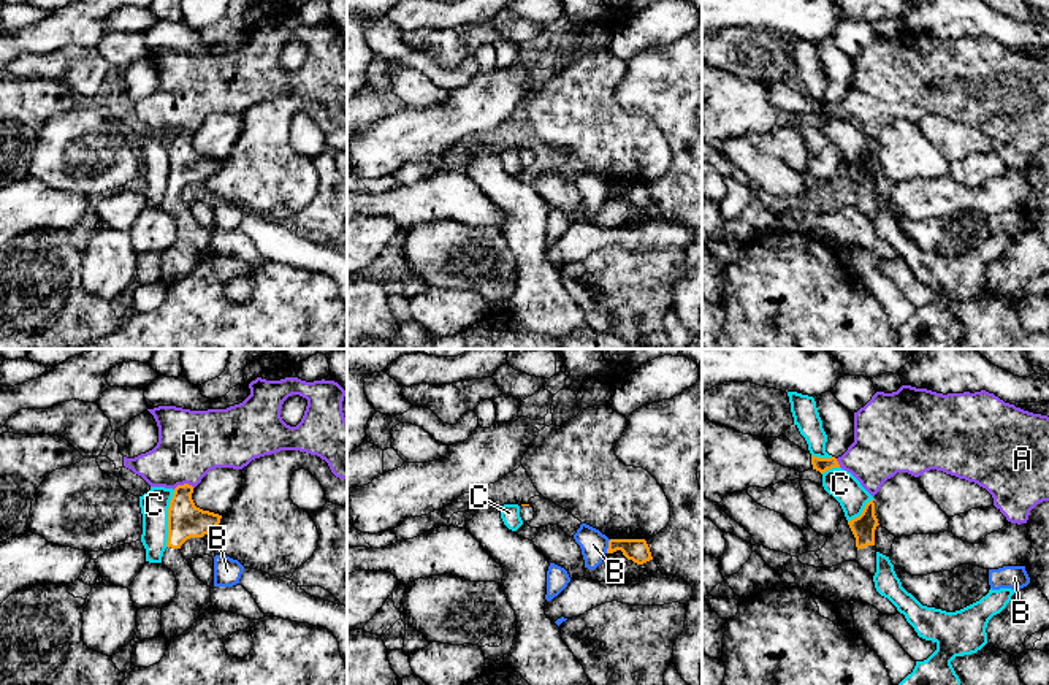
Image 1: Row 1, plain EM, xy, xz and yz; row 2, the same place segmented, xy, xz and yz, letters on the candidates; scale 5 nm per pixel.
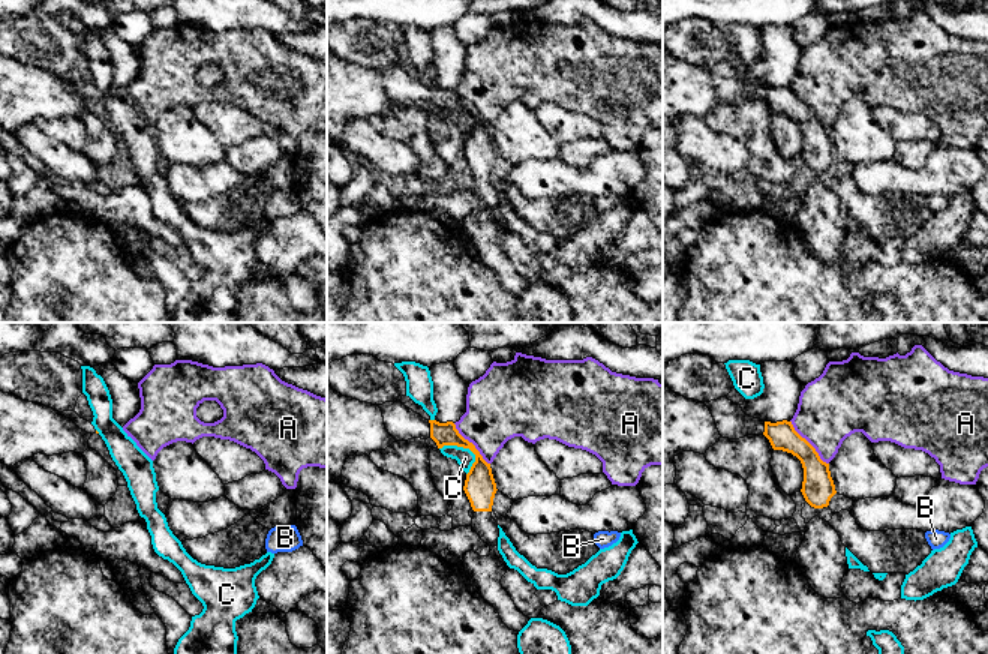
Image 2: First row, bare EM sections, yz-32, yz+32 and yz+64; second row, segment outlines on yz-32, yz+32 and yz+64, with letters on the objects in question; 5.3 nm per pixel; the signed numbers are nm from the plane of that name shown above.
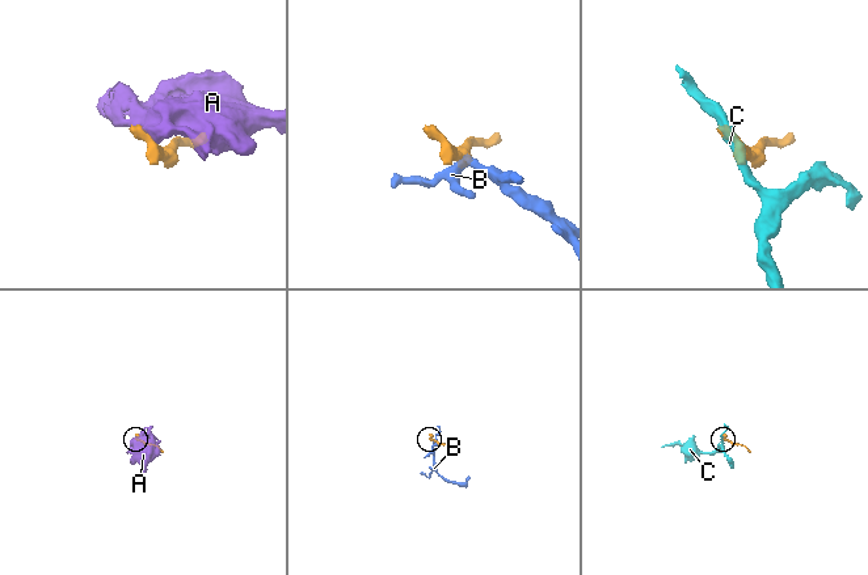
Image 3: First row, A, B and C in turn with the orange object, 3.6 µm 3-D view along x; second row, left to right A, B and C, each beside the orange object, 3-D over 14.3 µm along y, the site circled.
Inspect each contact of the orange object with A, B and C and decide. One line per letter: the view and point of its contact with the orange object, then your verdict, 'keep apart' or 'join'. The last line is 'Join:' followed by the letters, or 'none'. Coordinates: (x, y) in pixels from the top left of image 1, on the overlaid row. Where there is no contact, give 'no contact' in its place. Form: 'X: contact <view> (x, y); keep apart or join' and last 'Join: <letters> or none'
A: contact xy (184, 484); keep apart
B: contact xz (609, 546); keep apart
C: contact xy (168, 519); keep apart
Join: none

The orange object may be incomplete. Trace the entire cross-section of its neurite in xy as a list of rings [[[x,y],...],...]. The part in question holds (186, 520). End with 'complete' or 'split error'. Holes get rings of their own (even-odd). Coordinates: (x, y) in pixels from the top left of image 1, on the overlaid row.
[[[177,485],[168,507],[168,541],[162,564],[174,572],[177,591],[162,609],[162,634],[166,642],[192,628],[212,609],[211,587],[196,577],[179,549],[187,539],[203,538],[214,530],[222,515],[196,507],[192,493],[192,485]]] | split error

